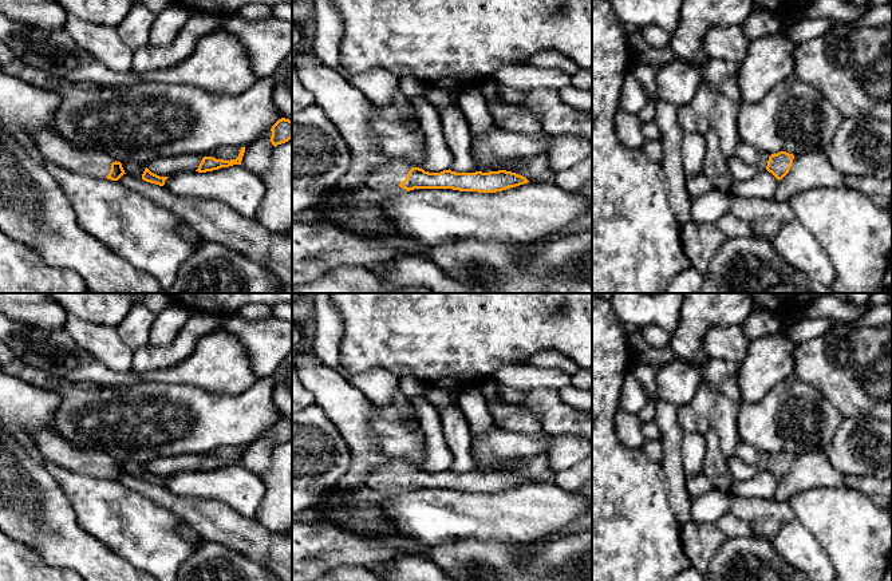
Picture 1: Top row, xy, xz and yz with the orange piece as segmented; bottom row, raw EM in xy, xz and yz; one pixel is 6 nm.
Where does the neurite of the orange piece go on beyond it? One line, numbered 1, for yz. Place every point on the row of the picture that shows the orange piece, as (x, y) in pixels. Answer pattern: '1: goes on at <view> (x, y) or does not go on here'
1: does not go on here

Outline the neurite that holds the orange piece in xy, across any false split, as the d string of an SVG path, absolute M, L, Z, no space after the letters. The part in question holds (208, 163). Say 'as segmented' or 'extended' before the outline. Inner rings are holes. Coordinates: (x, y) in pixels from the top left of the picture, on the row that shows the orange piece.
as segmented; M241 147L238 157L236 159L230 159L230 161L216 159L213 157L204 157L200 166L198 166L198 169L196 171L206 173L206 171L218 170L221 167L229 167L229 166L233 166L233 165L241 165L244 153L245 153L245 147Z

